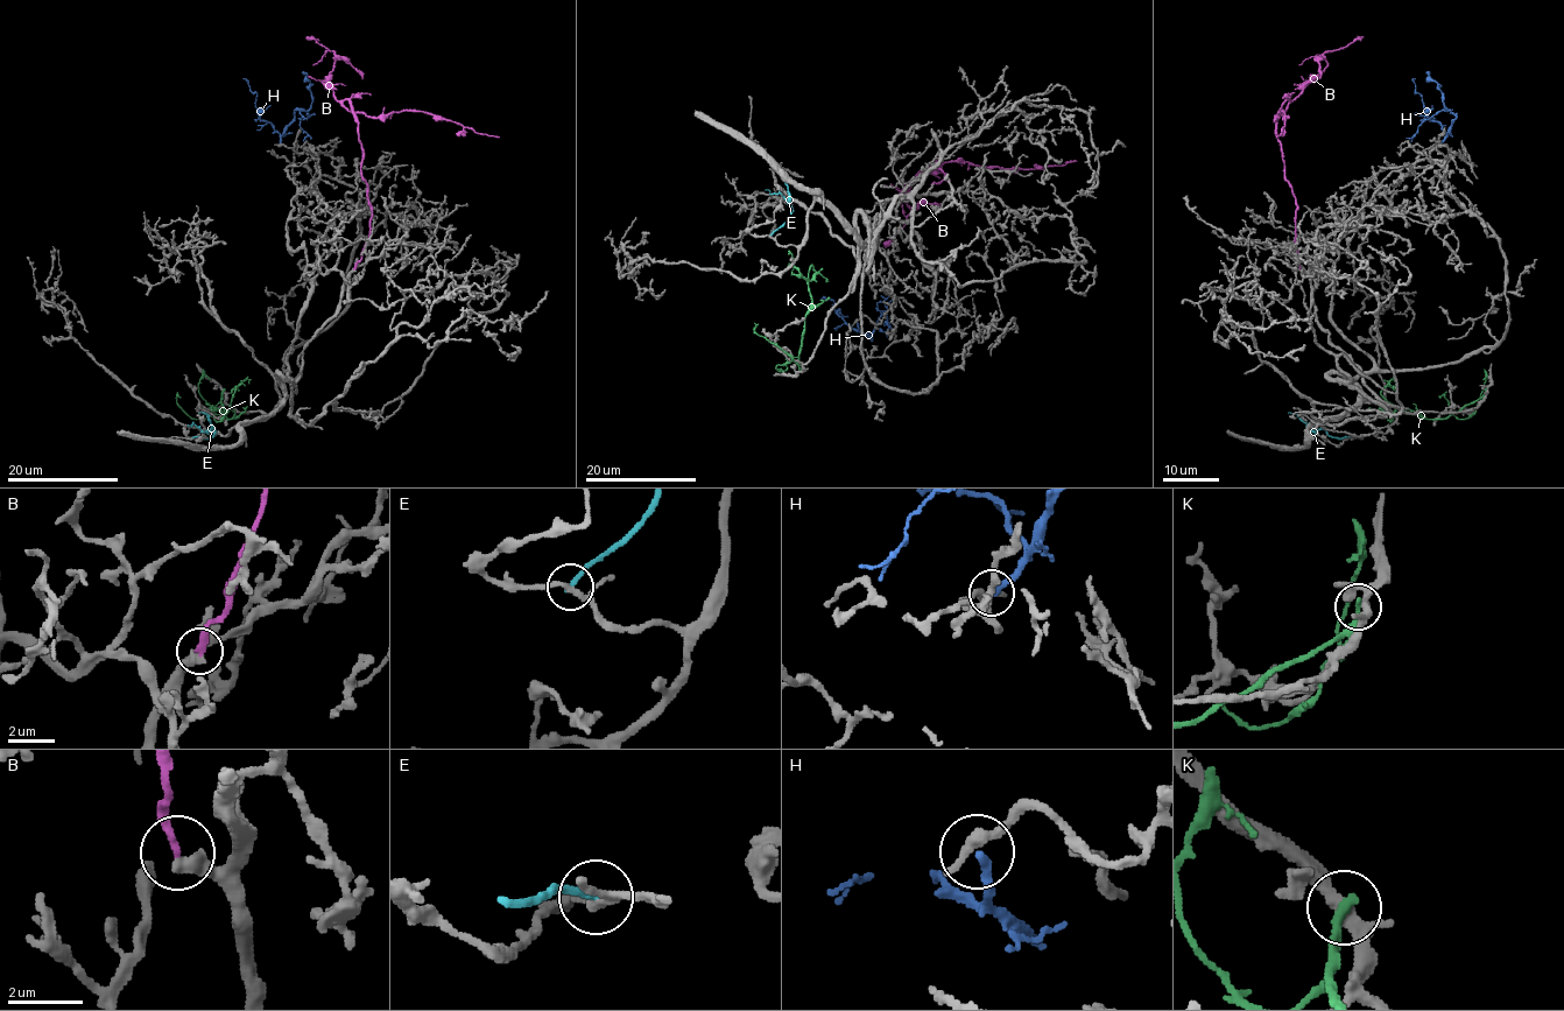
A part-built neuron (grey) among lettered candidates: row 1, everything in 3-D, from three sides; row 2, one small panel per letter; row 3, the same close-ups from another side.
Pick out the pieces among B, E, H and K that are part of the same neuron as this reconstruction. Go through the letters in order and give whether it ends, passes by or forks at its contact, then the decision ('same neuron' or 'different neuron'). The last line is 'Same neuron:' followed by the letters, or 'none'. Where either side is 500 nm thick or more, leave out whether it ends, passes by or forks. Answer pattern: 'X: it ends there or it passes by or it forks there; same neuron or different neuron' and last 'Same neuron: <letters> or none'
B: it ends there; different neuron
E: it ends there; different neuron
H: it ends there; different neuron
K: it ends there; different neuron
Same neuron: none

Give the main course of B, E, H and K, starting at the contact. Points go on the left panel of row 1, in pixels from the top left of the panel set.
B: (354, 269), (368, 236), (372, 208), (360, 169), (357, 114), (422, 111), (499, 137)
E: (192, 437), (209, 439), (215, 432), (205, 414), (199, 414)
H: (279, 144), (294, 112), (308, 109), (311, 104), (310, 82), (302, 71)
K: (223, 390), (224, 414), (231, 419), (234, 393), (245, 379), (251, 379)

